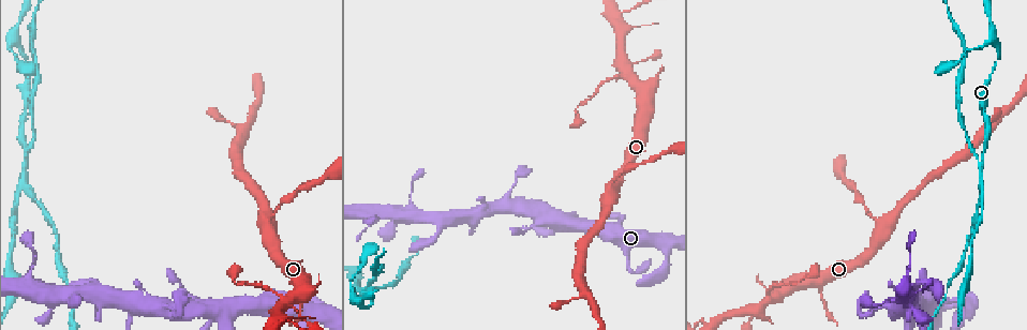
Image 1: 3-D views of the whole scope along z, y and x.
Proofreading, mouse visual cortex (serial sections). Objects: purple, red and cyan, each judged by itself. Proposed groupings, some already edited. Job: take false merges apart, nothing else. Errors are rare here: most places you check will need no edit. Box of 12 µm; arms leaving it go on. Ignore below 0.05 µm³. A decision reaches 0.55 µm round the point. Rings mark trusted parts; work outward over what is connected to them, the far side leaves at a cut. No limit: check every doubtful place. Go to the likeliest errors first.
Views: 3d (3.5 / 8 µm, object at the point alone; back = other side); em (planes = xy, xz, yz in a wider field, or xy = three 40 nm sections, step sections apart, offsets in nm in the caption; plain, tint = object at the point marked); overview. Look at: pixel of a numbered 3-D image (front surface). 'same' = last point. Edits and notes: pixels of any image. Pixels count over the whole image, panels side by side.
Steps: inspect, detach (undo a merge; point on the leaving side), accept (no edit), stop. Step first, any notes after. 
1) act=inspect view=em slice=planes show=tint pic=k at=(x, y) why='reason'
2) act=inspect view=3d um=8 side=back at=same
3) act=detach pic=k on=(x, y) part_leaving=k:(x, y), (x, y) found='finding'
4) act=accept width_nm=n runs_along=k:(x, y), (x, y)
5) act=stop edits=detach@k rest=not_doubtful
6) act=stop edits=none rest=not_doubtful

act=inspect view=3d um=3.5 side=back pic=1 at=(976, 154)

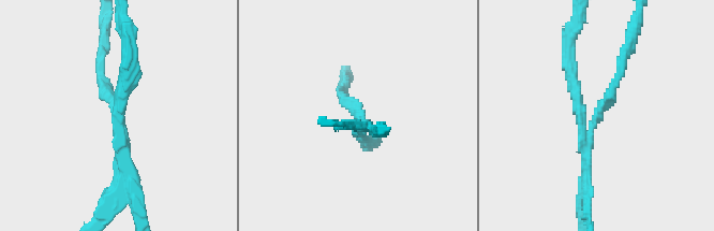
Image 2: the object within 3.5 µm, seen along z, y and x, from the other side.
act=inspect view=em slice=xy step=3 show=tint pic=2 at=(596, 119) arms=3 arm_widths_nm=150,150,200 why='now the EM'

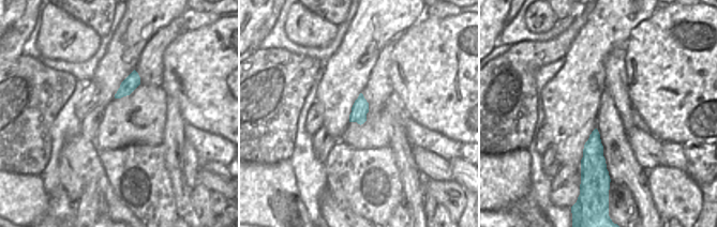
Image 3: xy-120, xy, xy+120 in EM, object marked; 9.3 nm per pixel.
act=inspect view=em slice=planes show=tint at=same

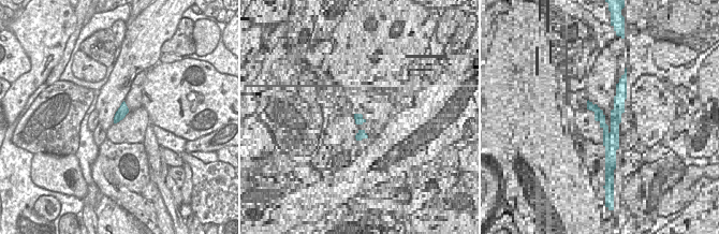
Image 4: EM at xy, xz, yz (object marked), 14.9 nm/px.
act=detach pic=2 on=(614, 82) part_leaving=2:(598, 111), (612, 94), (637, 25) found='two cells meet here'

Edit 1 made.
act=inspect view=overview why='see it whole again'

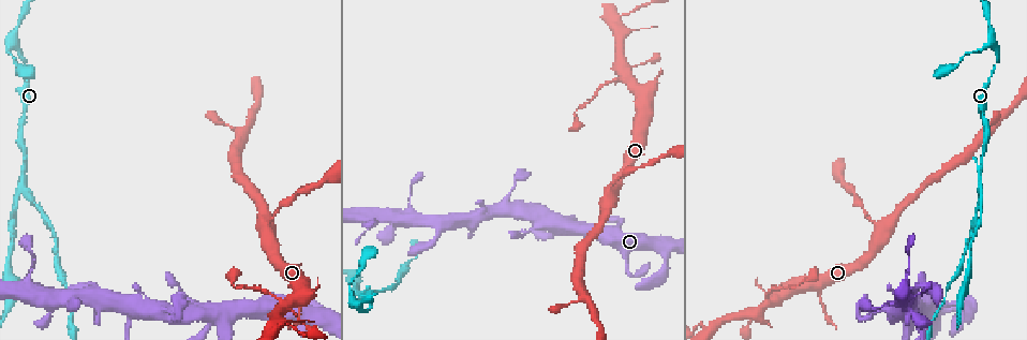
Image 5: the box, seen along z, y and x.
act=inspect view=3d um=3.5 pic=5 at=(978, 181) why='a fork'

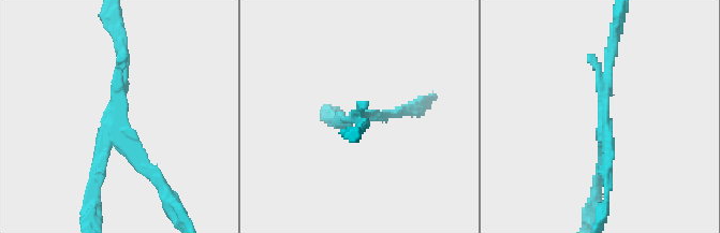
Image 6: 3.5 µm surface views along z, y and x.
act=inspect view=em slice=xy step=1 show=tint pic=6 at=(601, 119) arms=3 arm_widths_nm=150,150,150 why='now the EM'

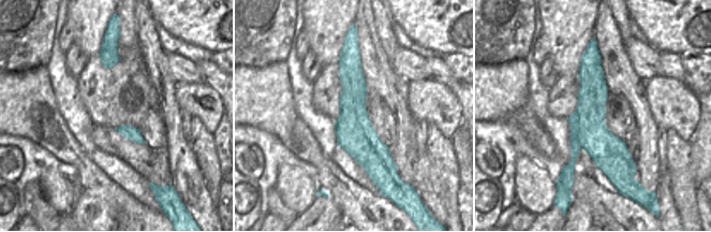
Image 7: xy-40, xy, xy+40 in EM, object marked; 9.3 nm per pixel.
act=detach pic=6 on=(142, 169) part_leaving=6:(119, 131), (181, 217) found='a second cell is stuck on'

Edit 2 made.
act=inspect view=overview why='redraw'

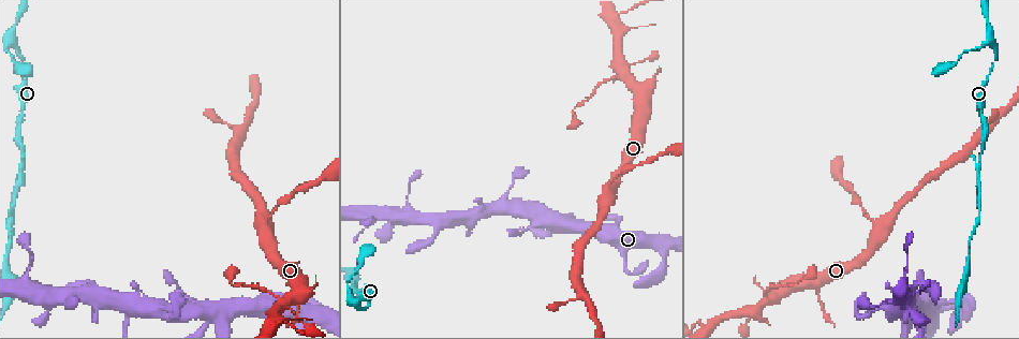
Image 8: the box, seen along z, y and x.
act=inspect view=3d um=3.5 pic=8 at=(884, 223) why='two arms in line, one across'

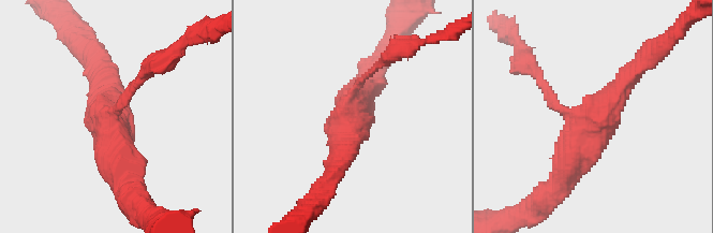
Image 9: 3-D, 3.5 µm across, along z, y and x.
act=inspect view=em slice=xy step=3 show=tint pic=9 at=(351, 118) arms=3 arm_widths_nm=150,300,350 why='now the EM'

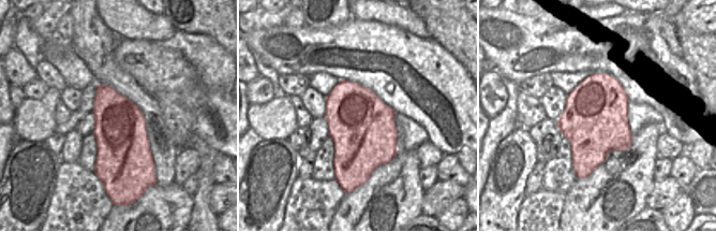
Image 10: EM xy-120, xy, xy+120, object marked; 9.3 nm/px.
act=accept runs_along=9:(553, 192), (583, 132), (630, 76) found='all the same cell'

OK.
act=inspect view=3d um=3.5 pic=8 at=(358, 306) why='abrupt turn'

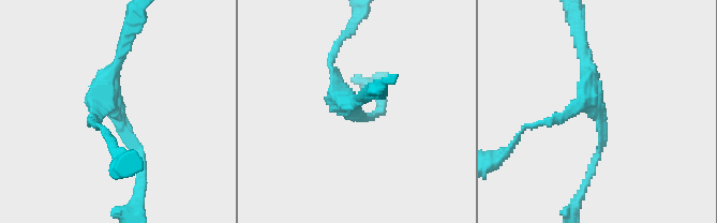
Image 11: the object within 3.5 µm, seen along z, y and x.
act=inspect view=em slice=xy step=2 show=tint pic=11 at=(112, 109) arms=3 arm_widths_nm=150,150,200 why='need the tissue'

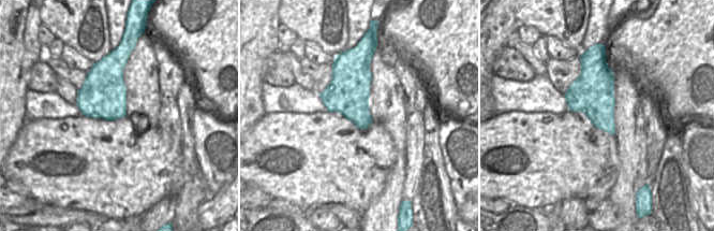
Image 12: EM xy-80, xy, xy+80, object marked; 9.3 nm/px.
act=accept found='all the same cell'

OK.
act=stop edits=detach@2,detach@6 rest=not_doubtful

